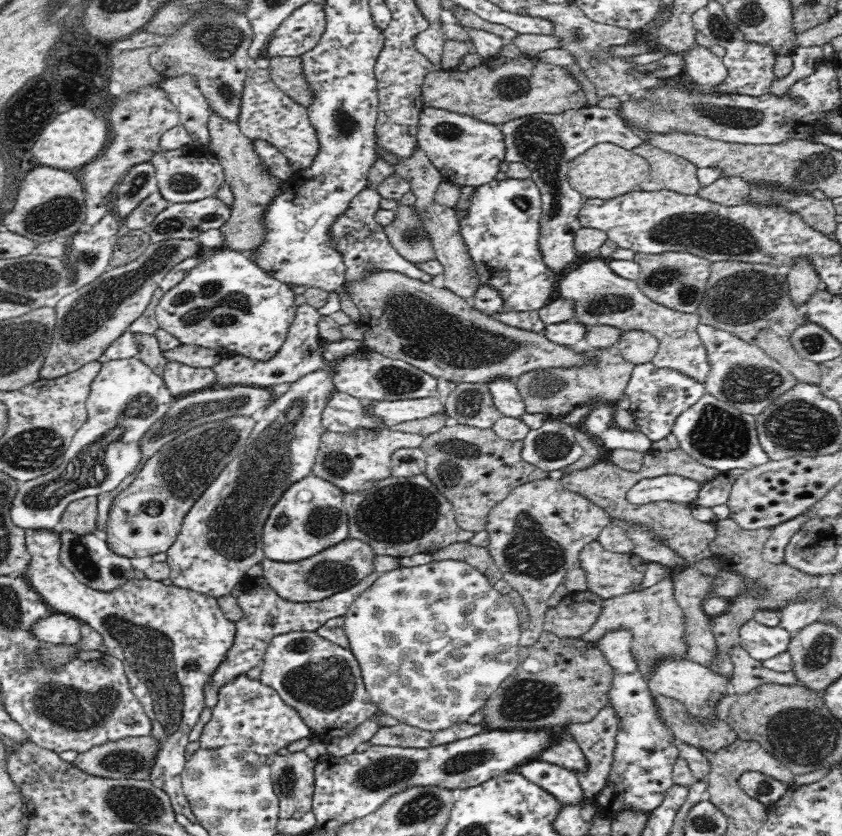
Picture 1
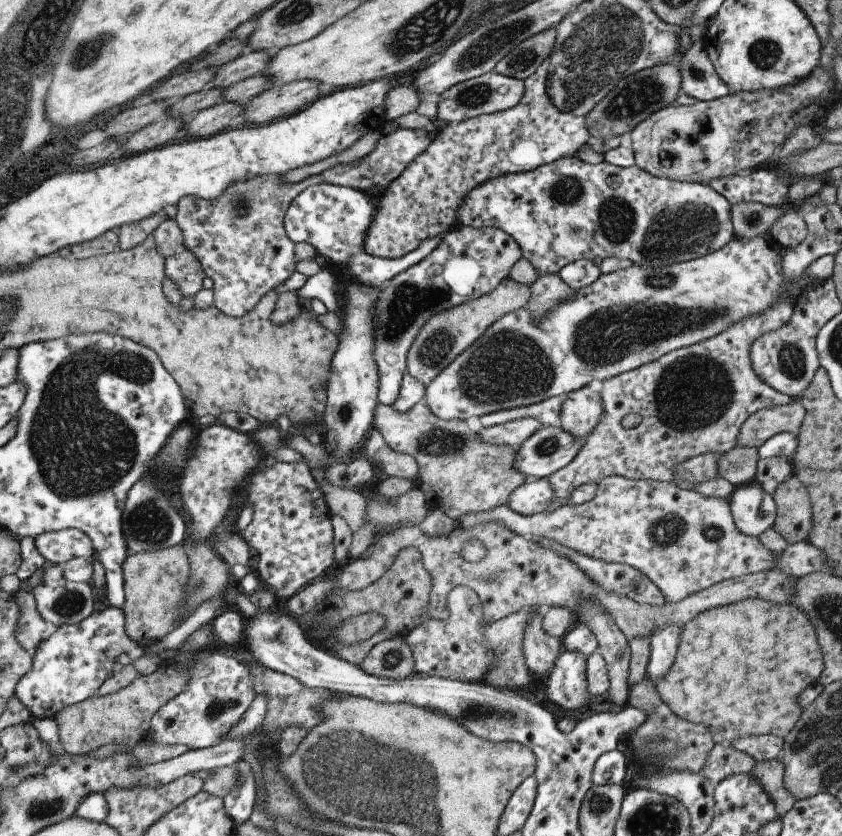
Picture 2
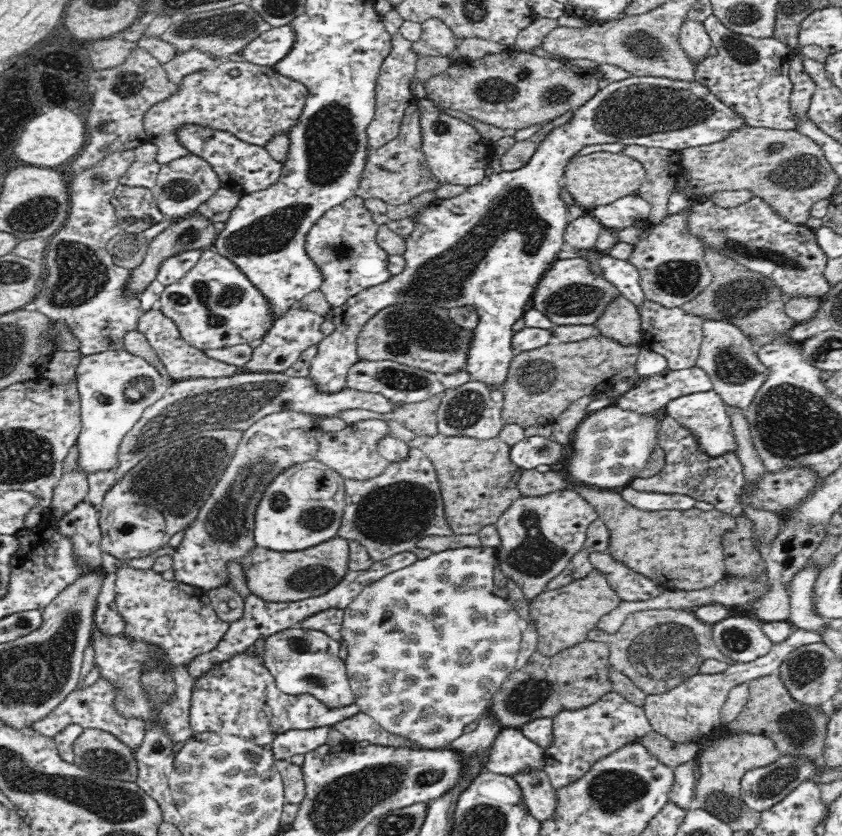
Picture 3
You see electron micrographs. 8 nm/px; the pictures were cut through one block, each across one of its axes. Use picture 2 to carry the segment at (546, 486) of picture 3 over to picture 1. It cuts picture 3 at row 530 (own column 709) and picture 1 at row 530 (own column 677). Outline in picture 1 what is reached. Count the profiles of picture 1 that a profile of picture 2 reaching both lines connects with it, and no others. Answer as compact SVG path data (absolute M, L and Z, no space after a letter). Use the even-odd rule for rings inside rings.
M678 447L668 452L654 450L646 452L642 469L639 472L631 472L610 462L605 463L600 460L591 468L564 475L558 482L564 485L566 489L585 496L594 504L603 508L609 514L611 520L624 519L636 523L636 525L646 525L654 535L660 537L662 543L666 543L666 546L674 549L678 555L682 555L684 565L691 565L706 557L714 557L713 552L709 549L710 542L716 536L714 523L696 520L691 511L692 505L685 503L658 501L641 505L632 504L627 500L627 489L641 482L644 478L678 475L705 484L716 479L716 476L720 474L720 471L705 466L705 464L698 462L693 456Z

